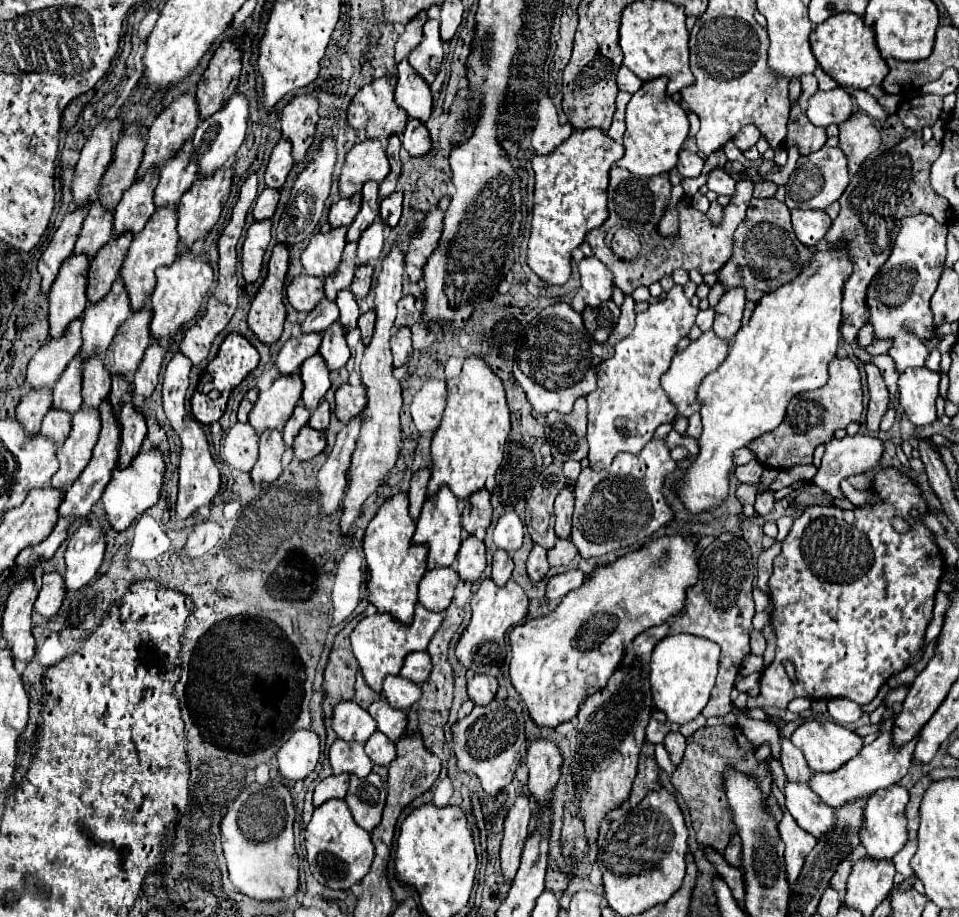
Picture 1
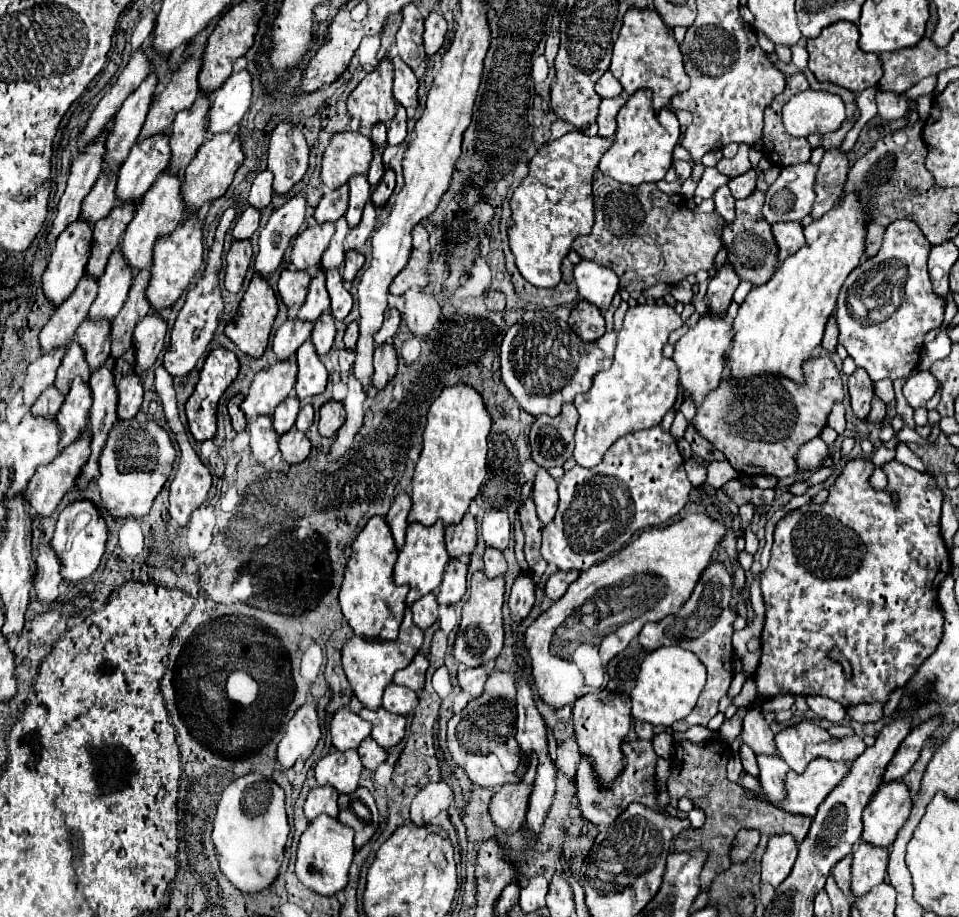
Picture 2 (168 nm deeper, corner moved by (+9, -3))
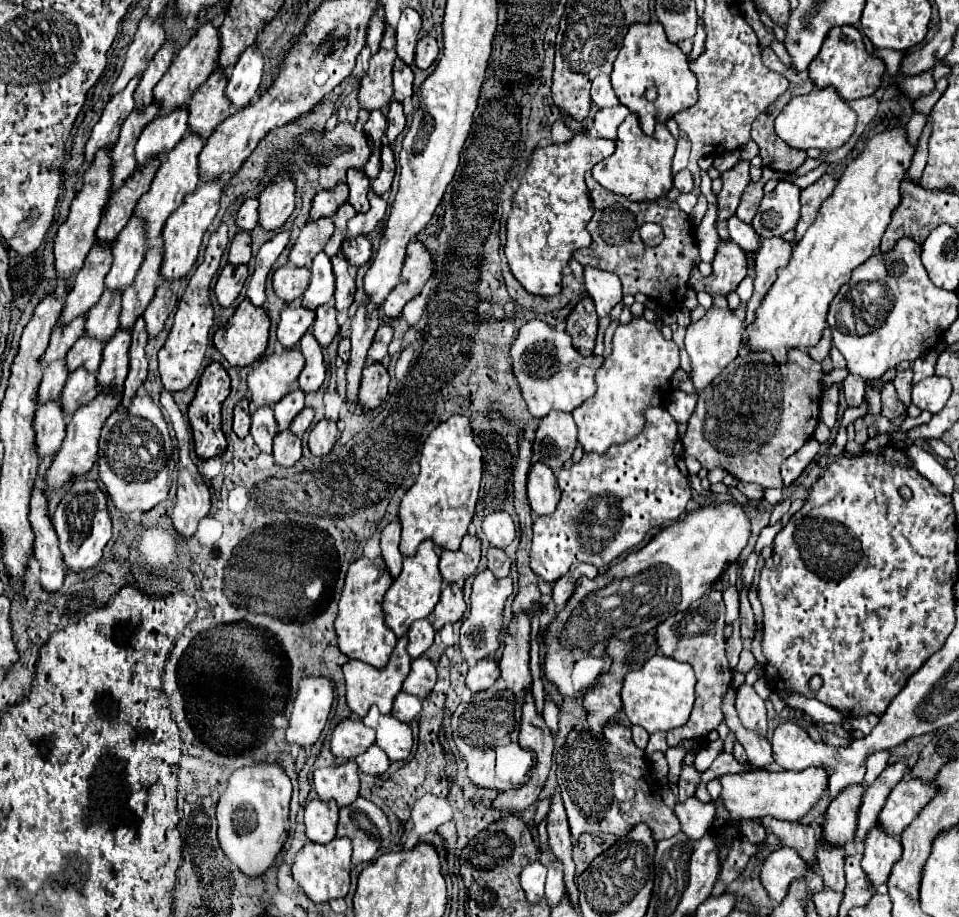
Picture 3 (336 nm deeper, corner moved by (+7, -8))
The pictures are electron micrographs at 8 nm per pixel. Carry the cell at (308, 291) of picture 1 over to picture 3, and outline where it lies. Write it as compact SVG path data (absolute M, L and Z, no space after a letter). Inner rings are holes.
M278 267L272 275L272 287L280 299L286 303L292 303L294 299L302 297L310 281L310 271L308 269L296 269L296 267Z

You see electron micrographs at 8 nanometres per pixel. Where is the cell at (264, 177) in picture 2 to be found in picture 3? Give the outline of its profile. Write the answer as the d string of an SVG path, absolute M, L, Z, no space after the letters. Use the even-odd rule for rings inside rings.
M246 199L236 215L236 225L240 231L252 231L258 223L258 201Z

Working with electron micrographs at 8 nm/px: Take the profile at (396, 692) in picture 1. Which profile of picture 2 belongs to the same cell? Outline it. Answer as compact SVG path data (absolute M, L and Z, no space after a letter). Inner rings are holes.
M390 684L384 690L384 700L382 700L382 708L394 714L402 714L406 716L408 712L412 712L418 704L418 696L414 690L406 690L404 686L398 684Z

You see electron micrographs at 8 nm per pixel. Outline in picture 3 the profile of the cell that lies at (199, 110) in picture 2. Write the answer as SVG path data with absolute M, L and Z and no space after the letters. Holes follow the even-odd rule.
M216 67L198 89L196 95L190 99L190 117L188 127L192 133L200 137L208 137L218 123L222 123L230 113L232 107L228 107L228 99L224 99L224 87L228 83L226 69Z

